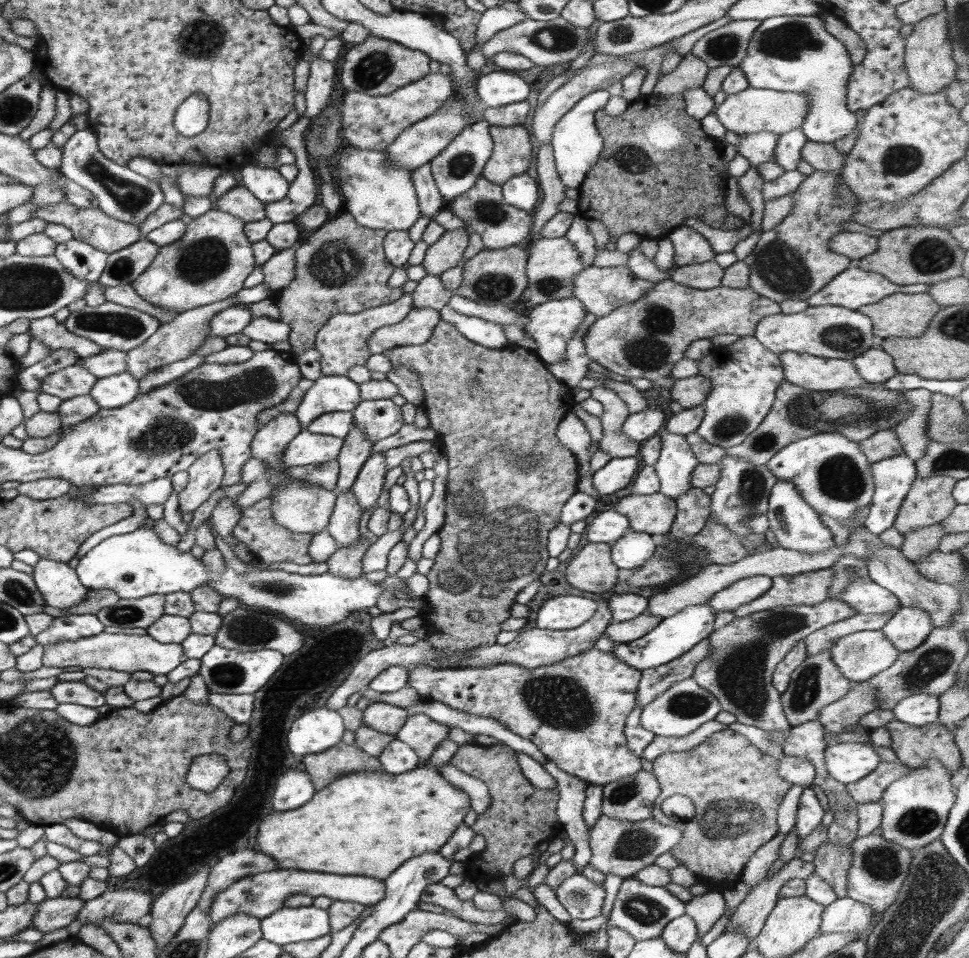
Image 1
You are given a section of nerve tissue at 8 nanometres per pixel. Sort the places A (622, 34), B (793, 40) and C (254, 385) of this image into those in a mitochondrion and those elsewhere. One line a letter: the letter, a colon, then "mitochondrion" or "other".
A: other
B: mitochondrion
C: mitochondrion

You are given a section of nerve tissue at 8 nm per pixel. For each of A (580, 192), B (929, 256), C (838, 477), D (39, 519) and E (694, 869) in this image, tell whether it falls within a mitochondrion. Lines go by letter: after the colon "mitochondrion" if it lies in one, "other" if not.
A: other
B: mitochondrion
C: mitochondrion
D: other
E: other

